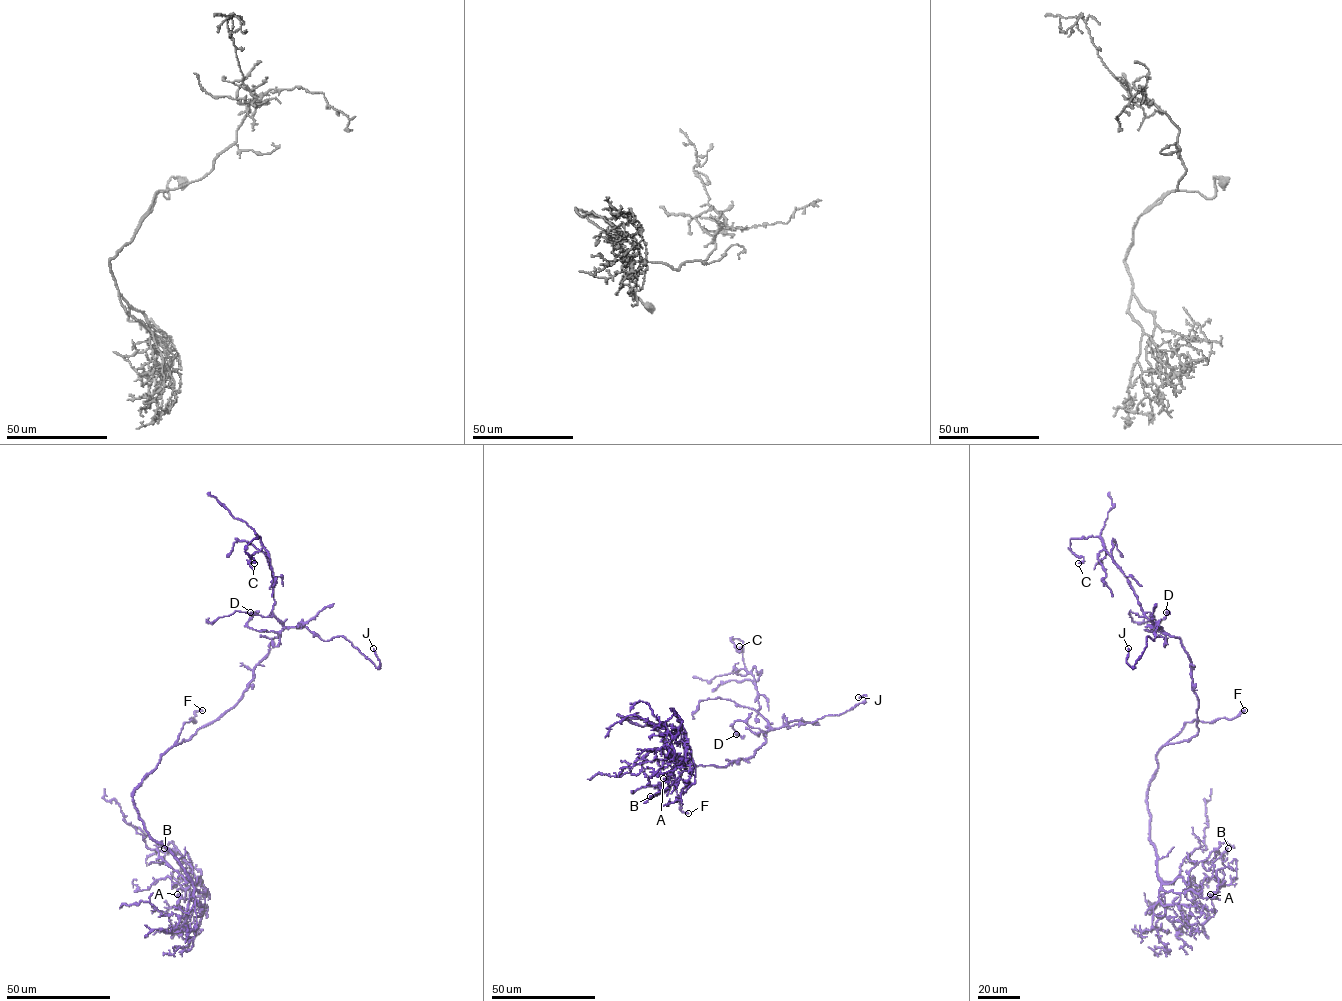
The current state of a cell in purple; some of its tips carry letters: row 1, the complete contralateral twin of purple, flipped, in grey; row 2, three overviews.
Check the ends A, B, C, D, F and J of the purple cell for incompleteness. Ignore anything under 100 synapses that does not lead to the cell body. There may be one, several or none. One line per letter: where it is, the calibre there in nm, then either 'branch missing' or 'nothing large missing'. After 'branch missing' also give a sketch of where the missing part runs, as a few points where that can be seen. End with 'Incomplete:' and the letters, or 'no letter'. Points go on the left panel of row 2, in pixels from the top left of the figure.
A: place (177, 894); calibre 360 nm; nothing large missing
B: place (164, 848); calibre 170 nm; nothing large missing
C: place (254, 563); calibre 200 nm; nothing large missing
D: place (250, 612); calibre 160 nm; nothing large missing
F: place (202, 710); calibre 280 nm; branch missing; course (202, 710), (216, 706), (227, 696)
J: place (373, 648); calibre 130 nm; nothing large missing
Incomplete: F

